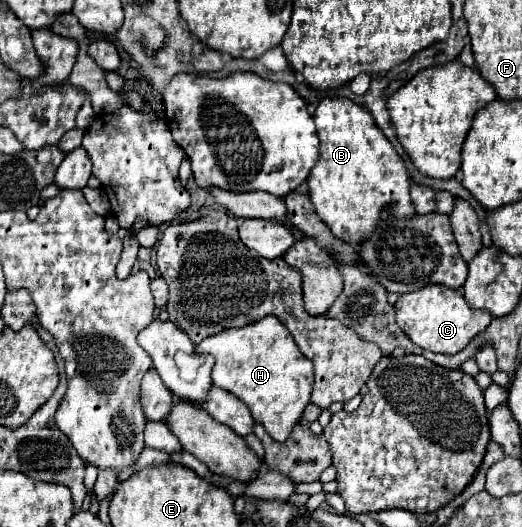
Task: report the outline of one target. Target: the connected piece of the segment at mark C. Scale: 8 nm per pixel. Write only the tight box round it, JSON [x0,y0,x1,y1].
[395,284,493,354]

